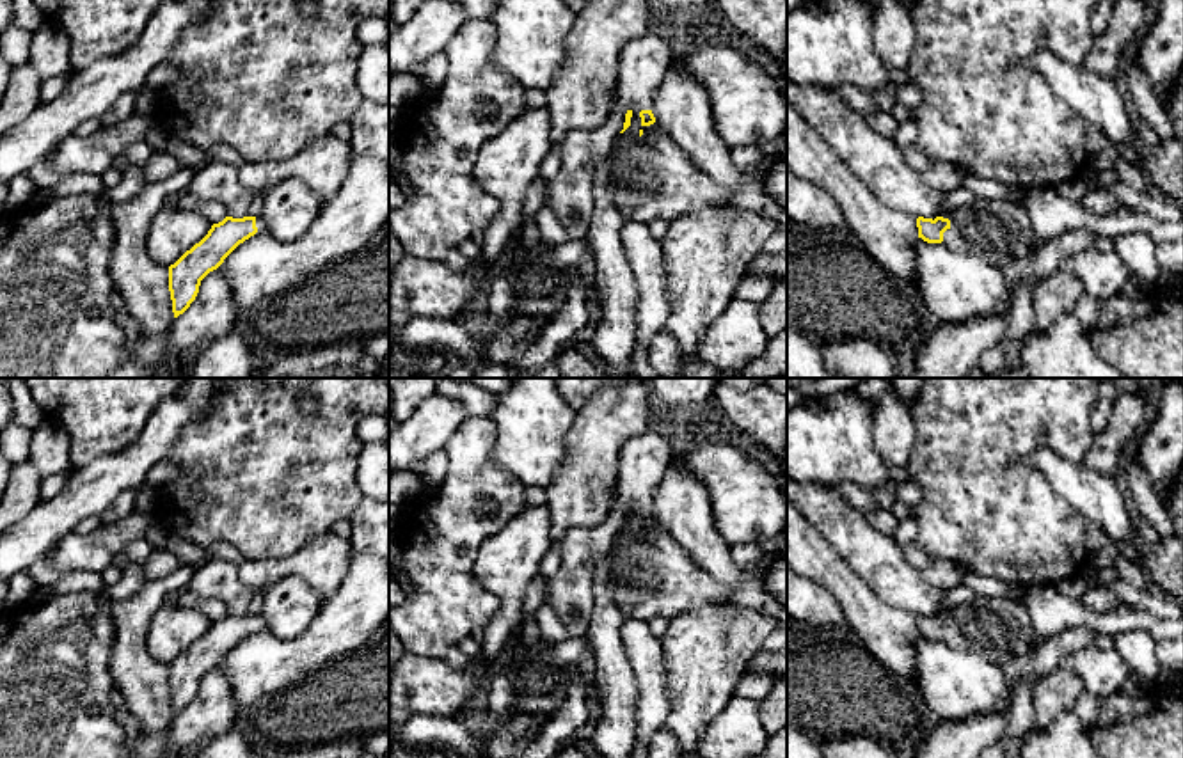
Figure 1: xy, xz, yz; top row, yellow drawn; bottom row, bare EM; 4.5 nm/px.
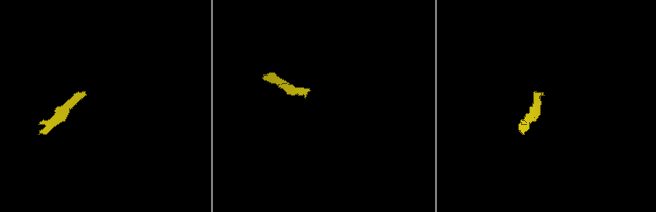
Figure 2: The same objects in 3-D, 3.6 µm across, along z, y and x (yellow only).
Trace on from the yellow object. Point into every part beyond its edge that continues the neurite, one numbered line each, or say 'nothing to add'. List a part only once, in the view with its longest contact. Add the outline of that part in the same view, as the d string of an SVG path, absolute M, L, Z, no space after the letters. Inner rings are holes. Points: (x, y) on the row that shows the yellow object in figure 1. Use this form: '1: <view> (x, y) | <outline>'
1: yz (999, 231) | M975 197L970 204L941 217L950 220L941 241L949 250L970 252L996 268L1027 256L1032 249L1032 224L1021 201Z

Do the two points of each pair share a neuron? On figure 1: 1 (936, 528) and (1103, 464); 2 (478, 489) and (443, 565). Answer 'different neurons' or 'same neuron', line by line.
1: different neurons
2: same neuron

